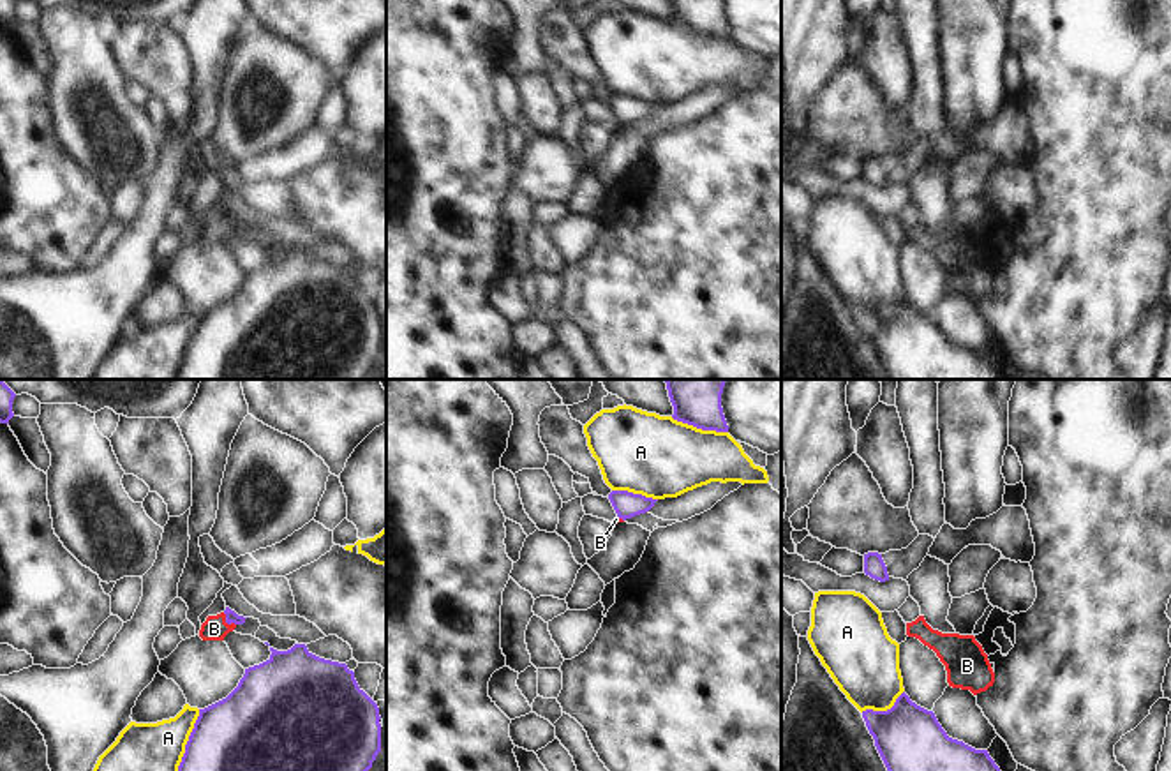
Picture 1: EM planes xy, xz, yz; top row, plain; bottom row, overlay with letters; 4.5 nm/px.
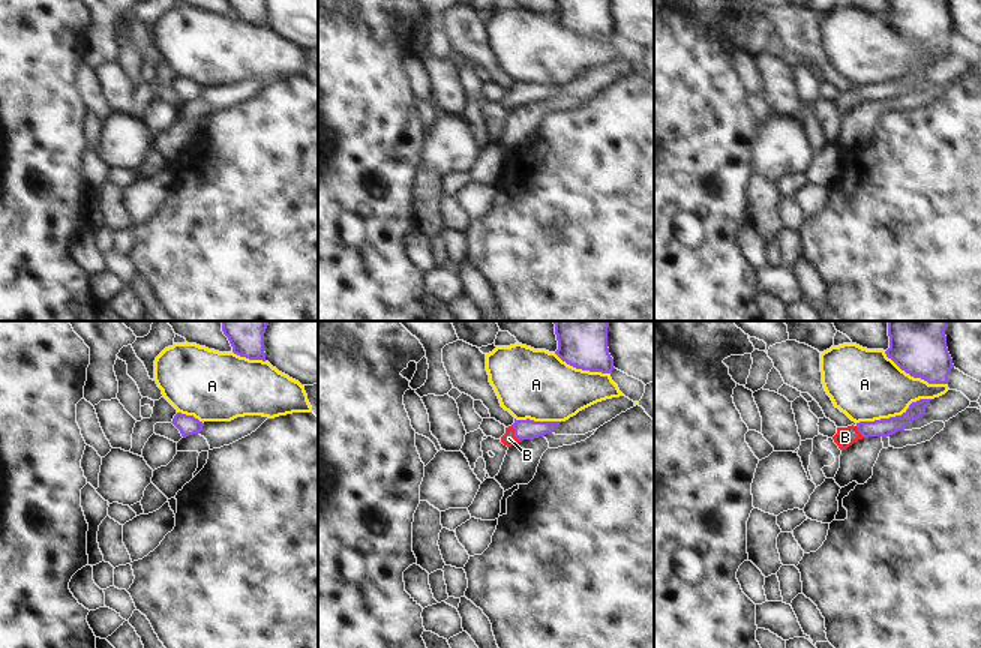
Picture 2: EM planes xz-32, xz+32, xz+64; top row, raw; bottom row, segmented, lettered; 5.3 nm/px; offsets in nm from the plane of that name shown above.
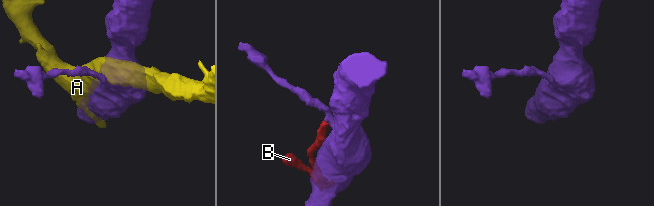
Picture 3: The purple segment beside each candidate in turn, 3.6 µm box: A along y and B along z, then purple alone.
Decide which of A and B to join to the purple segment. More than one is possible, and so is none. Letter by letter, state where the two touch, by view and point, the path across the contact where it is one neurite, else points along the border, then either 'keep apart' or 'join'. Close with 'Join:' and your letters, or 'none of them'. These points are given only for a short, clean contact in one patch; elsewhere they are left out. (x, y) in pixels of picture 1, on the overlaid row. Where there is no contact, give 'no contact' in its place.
A: meets purple in xy at (189, 740); keep apart
B: meets purple in xy at (226, 621); runs through xy (231, 616), (226, 621), (214, 628); join
Join: B

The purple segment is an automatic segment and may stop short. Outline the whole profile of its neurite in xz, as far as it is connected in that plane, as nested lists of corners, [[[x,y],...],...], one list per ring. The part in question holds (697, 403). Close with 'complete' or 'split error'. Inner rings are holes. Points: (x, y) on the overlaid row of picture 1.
[[[665,379],[672,418],[702,430],[728,432],[721,408],[727,379]]]; complete

